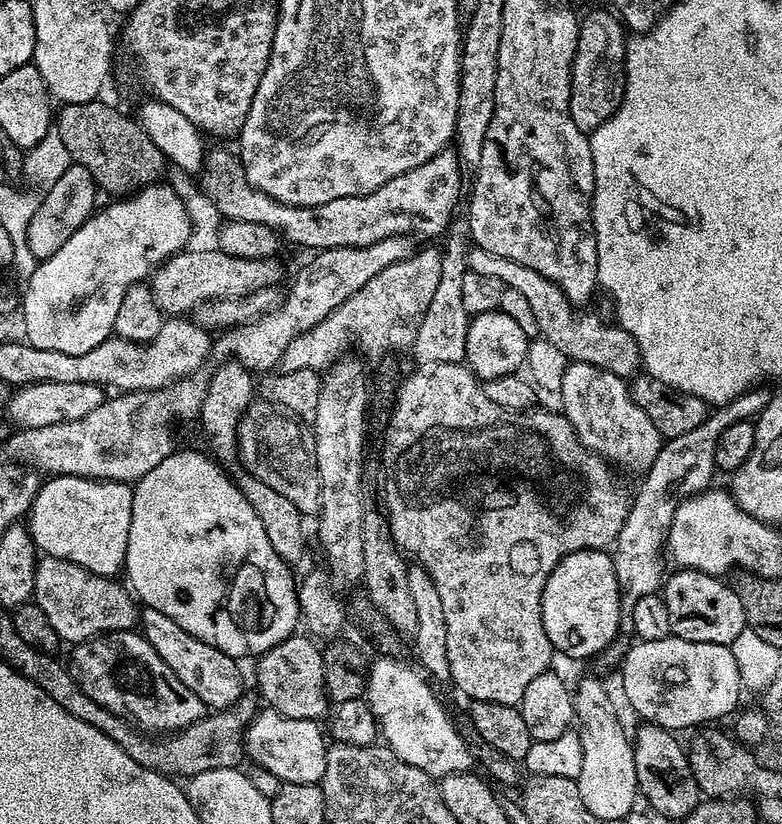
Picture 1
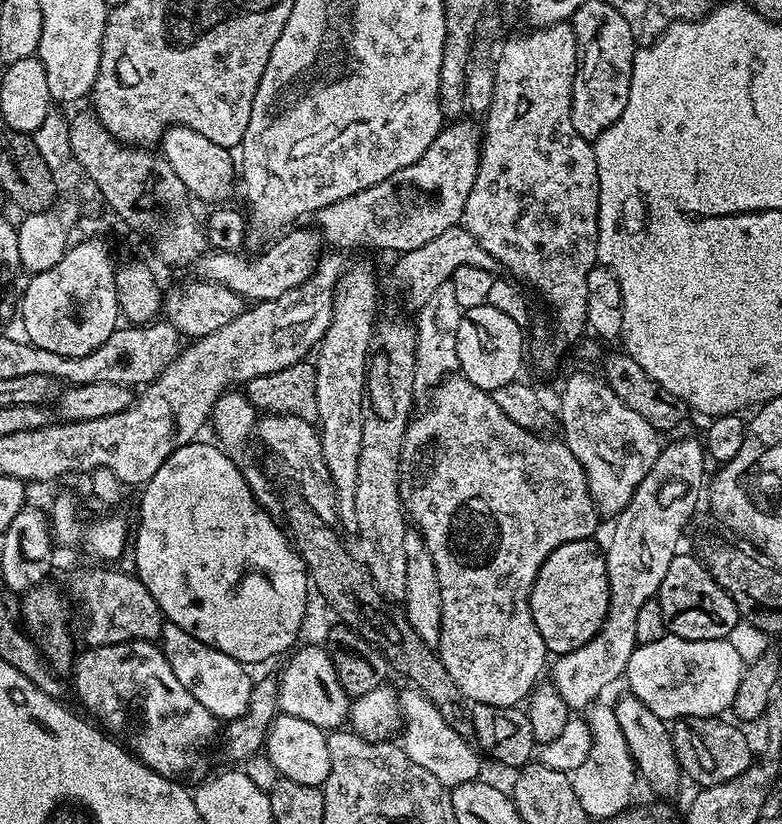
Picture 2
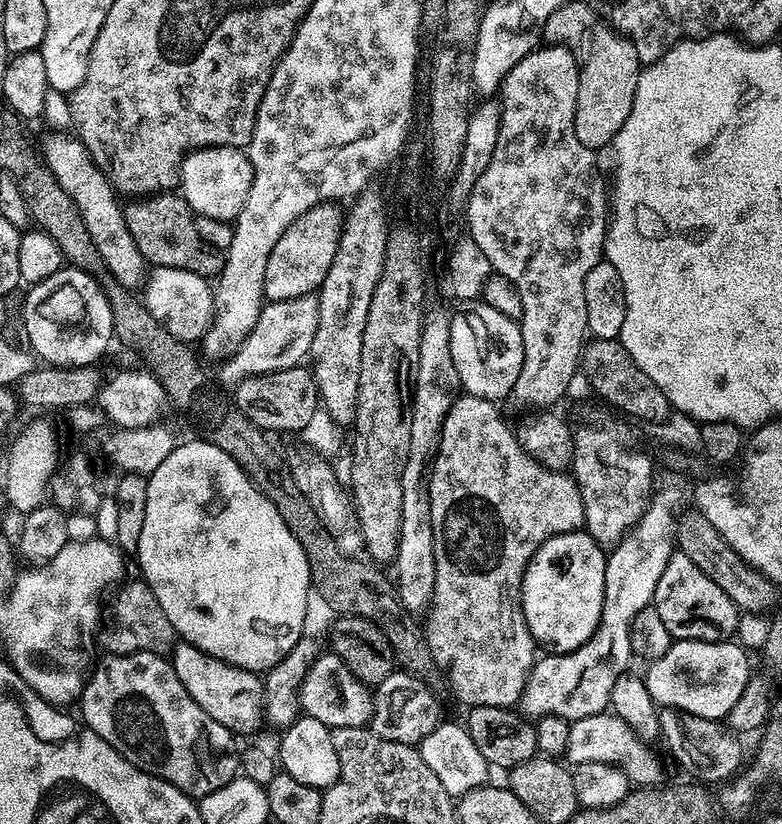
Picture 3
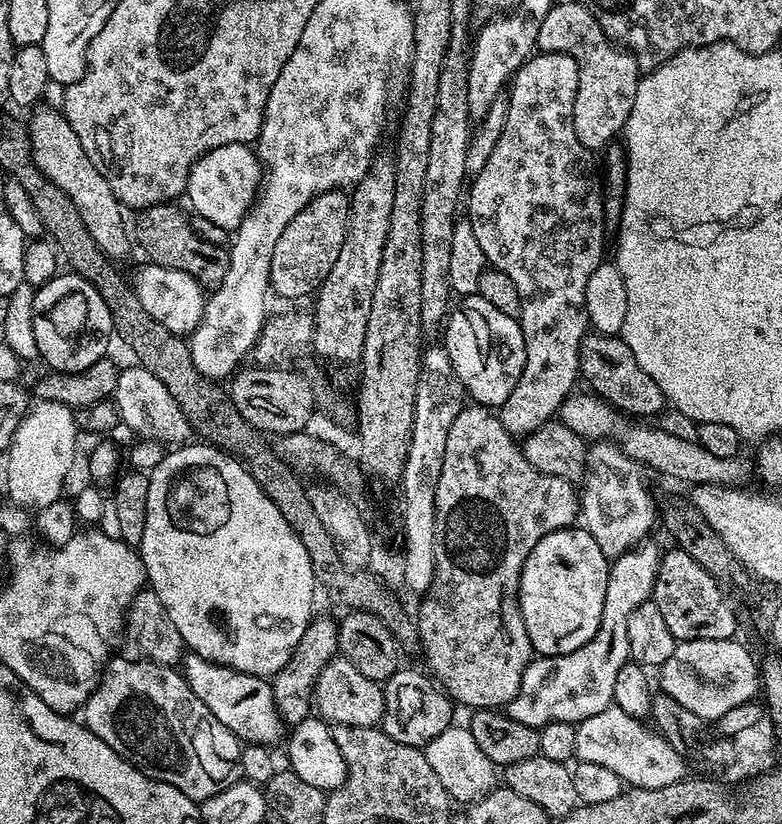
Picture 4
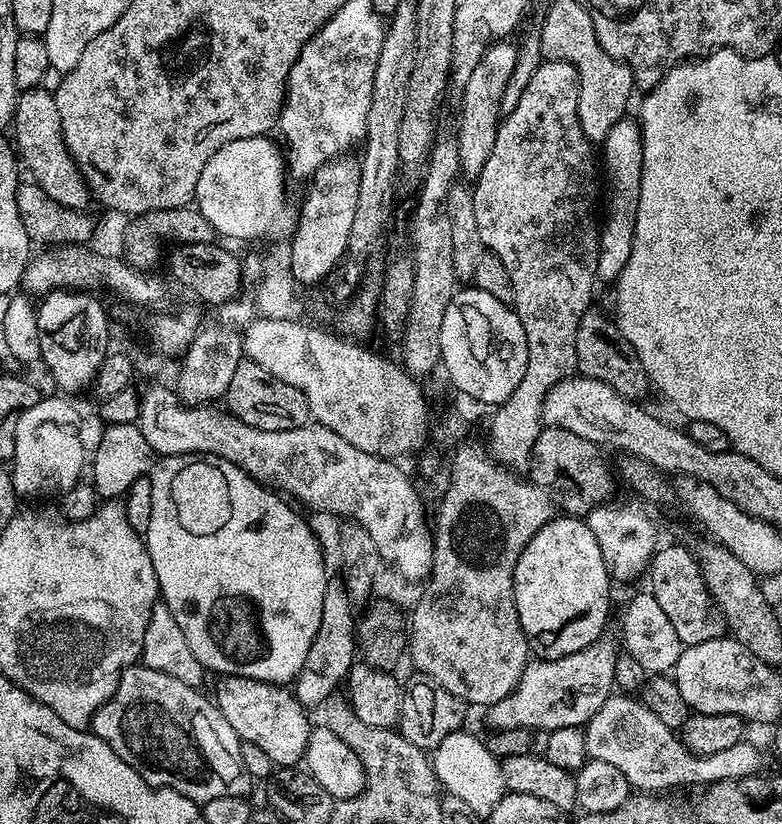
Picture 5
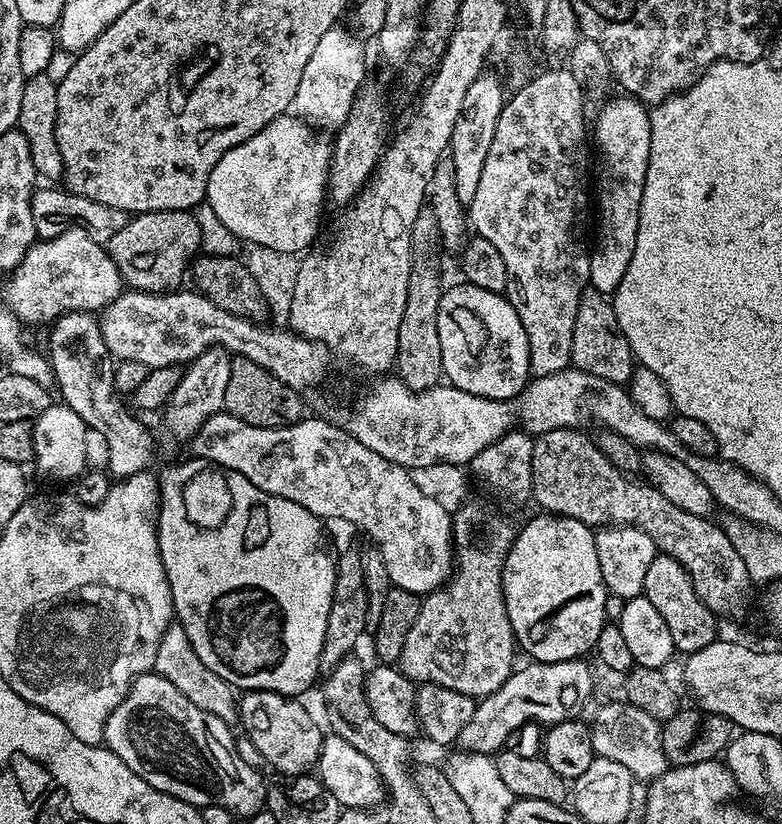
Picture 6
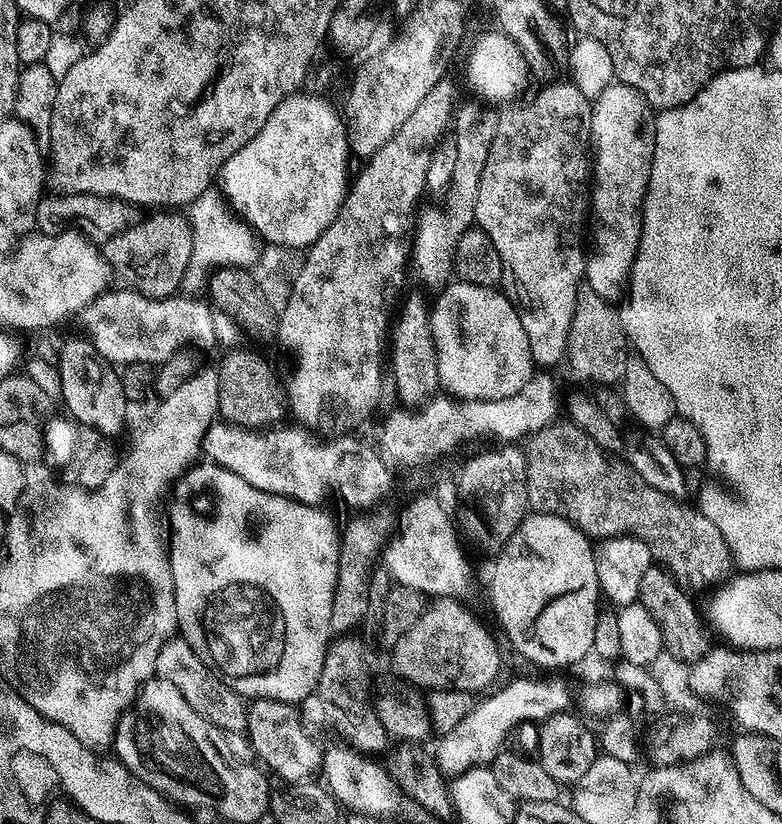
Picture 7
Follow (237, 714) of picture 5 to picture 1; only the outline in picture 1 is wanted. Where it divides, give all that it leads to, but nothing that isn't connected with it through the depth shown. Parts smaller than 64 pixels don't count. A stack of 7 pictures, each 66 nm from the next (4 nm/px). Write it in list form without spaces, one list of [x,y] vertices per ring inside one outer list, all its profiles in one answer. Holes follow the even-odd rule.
[[[144,608],[142,612],[142,635],[145,640],[154,646],[154,650],[178,674],[178,682],[186,686],[186,690],[194,690],[198,698],[212,710],[223,710],[231,708],[242,695],[240,689],[240,668],[233,657],[222,654],[214,646],[186,634],[174,618],[170,618],[166,613],[159,612],[153,608]]]

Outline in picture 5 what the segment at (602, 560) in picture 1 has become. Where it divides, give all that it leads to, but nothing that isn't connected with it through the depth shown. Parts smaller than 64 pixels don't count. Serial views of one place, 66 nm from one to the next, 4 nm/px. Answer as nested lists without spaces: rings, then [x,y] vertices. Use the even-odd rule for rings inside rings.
[[[560,514],[542,526],[538,534],[530,538],[514,566],[514,602],[529,653],[541,660],[557,660],[590,646],[599,636],[605,635],[607,628],[604,627],[608,624],[608,584],[610,577],[606,562],[602,562],[602,550],[598,550],[598,538],[590,534],[587,522],[575,516]]]

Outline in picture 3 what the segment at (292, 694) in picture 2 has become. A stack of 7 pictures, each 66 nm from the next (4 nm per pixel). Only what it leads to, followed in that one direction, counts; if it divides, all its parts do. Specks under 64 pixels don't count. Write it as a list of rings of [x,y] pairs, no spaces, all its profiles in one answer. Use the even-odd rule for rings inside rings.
[[[328,650],[326,654],[317,655],[300,682],[298,701],[300,712],[310,718],[318,718],[327,728],[362,728],[369,723],[372,716],[372,692],[369,685],[362,683],[336,656]]]

